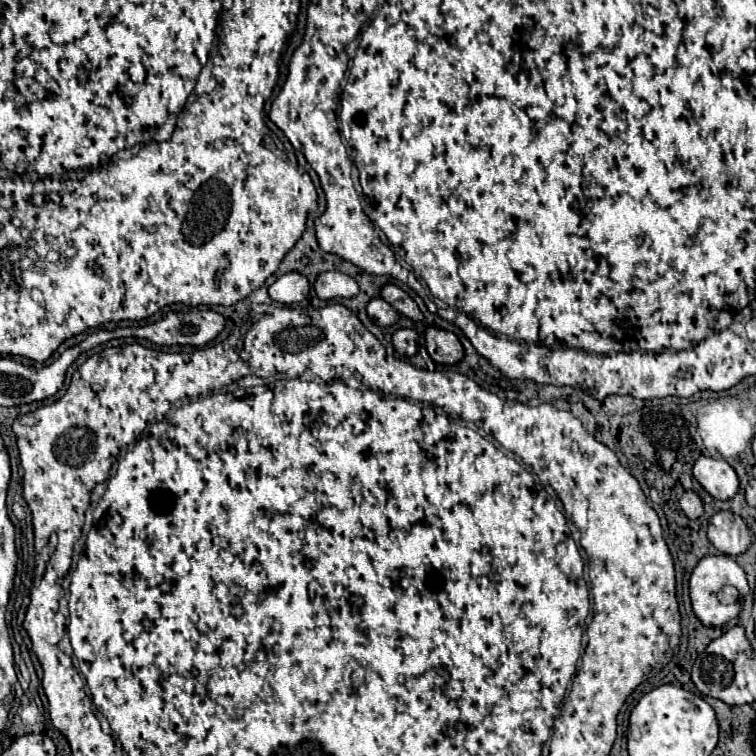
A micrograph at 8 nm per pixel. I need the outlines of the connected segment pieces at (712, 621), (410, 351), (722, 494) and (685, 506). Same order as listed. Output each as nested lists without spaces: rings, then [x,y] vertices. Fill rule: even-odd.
[[[707,555],[703,557],[697,567],[693,569],[691,573],[691,581],[689,581],[689,589],[691,589],[691,605],[693,605],[693,611],[695,615],[701,619],[703,625],[711,625],[711,627],[721,627],[725,625],[729,619],[737,617],[739,611],[741,611],[741,601],[737,603],[731,603],[731,605],[723,605],[719,599],[717,599],[717,593],[721,587],[725,585],[733,585],[739,589],[739,597],[747,595],[749,593],[749,585],[747,585],[747,579],[745,579],[745,571],[729,557],[729,555]]]
[[[397,329],[393,333],[393,347],[397,353],[401,355],[415,355],[417,347],[419,347],[419,335],[413,329]]]
[[[701,455],[693,465],[693,477],[715,499],[731,499],[739,491],[739,479],[733,467],[725,459],[713,459]]]
[[[685,491],[683,497],[679,499],[679,505],[689,519],[697,519],[703,515],[703,501],[695,491]]]

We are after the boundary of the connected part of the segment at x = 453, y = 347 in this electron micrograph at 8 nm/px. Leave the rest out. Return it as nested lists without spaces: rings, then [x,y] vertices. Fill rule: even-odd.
[[[427,327],[425,343],[427,343],[427,353],[435,363],[453,365],[463,359],[463,345],[451,331],[439,327]]]

